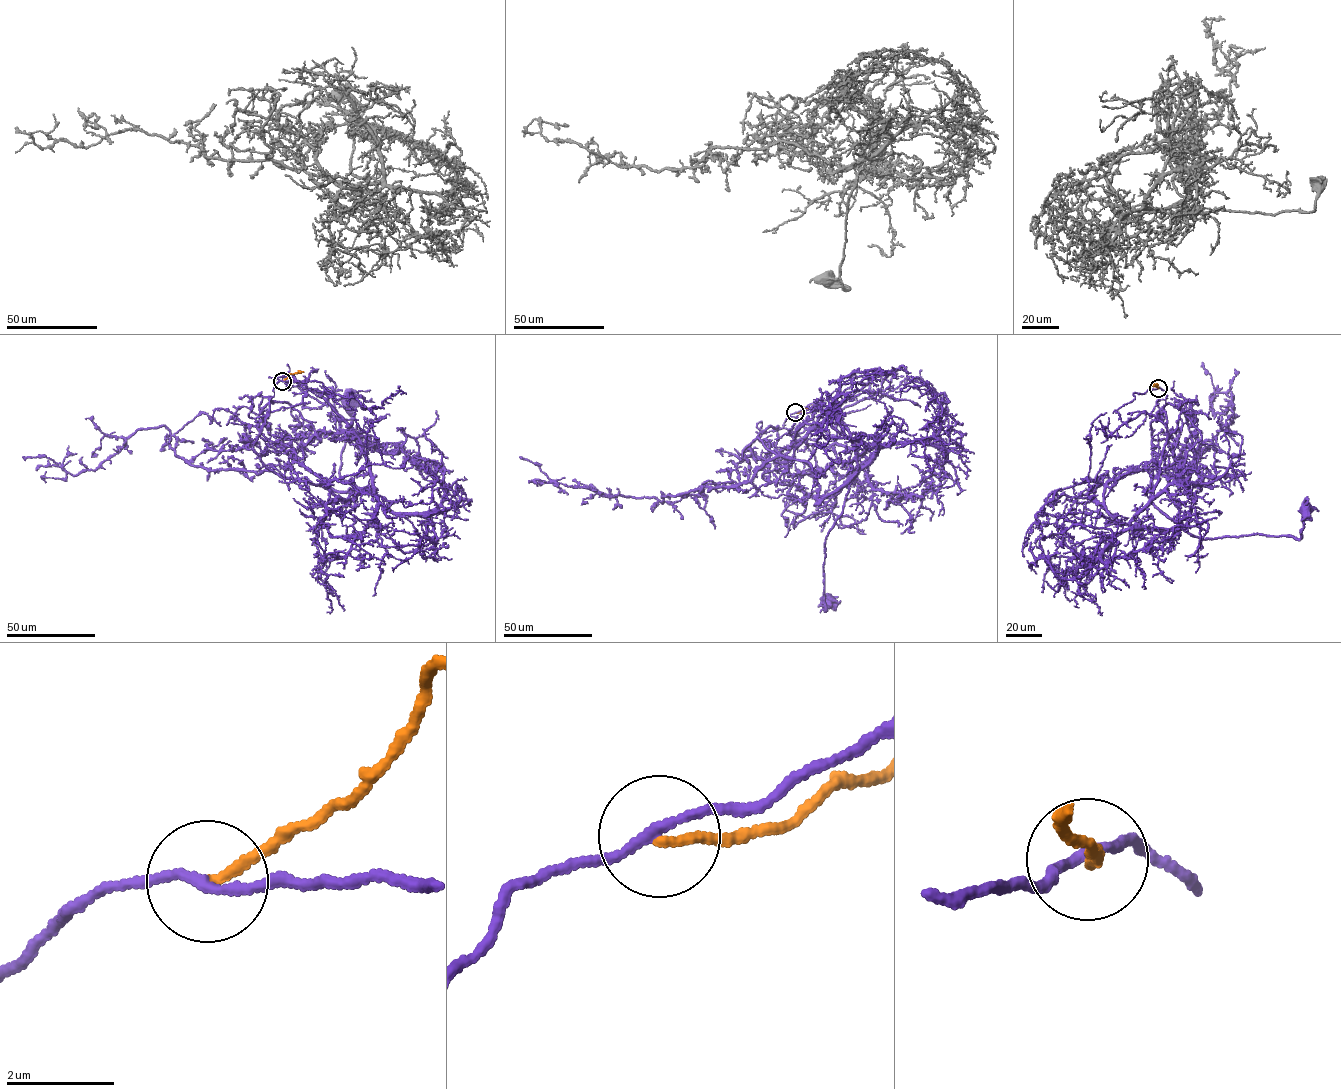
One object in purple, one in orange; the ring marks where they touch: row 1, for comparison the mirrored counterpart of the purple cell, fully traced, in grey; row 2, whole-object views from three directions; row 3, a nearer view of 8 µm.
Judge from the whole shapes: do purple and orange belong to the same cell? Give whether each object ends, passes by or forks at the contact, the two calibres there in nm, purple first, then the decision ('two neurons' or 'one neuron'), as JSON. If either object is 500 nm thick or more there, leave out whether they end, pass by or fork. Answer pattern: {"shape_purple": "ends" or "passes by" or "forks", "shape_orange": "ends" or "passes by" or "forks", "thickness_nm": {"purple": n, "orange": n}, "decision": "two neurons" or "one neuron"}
{"shape_purple": "passes by", "shape_orange": "ends", "thickness_nm": {"purple": 160, "orange": 170}, "decision": "two neurons"}

